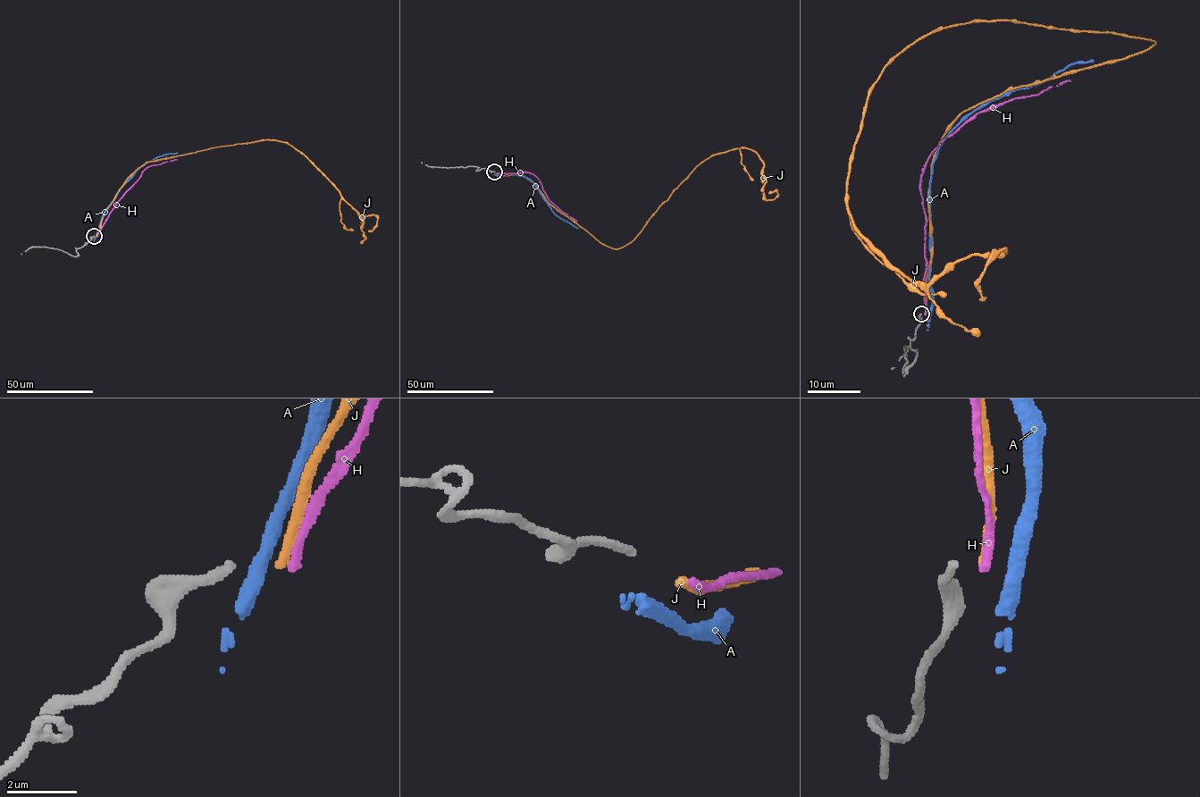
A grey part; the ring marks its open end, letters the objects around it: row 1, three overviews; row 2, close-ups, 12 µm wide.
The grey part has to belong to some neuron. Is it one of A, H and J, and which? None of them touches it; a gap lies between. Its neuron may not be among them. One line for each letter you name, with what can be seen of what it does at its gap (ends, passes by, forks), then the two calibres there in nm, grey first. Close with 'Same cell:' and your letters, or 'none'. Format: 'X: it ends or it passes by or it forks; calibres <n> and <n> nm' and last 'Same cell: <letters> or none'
Same cell: none

